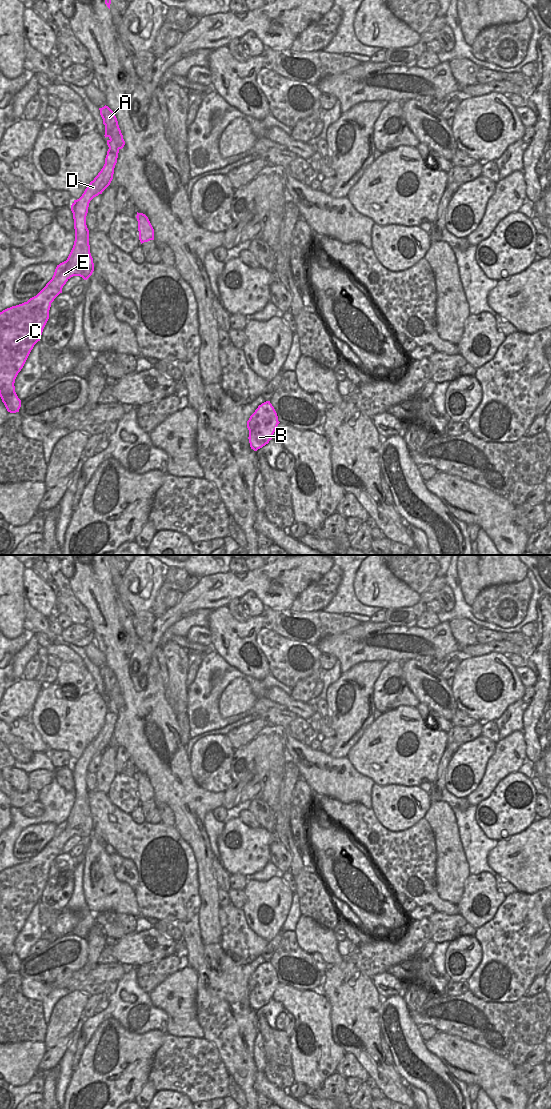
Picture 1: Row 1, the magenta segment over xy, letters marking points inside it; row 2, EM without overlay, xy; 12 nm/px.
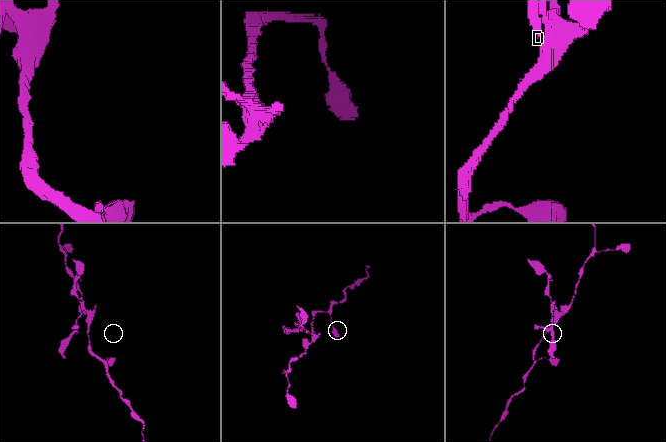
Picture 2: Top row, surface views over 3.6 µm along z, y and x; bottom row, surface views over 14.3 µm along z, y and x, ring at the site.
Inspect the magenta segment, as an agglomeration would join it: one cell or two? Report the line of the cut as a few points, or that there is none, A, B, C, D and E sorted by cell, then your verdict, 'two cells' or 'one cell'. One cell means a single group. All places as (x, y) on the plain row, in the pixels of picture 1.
cut xy (110, 699), (118, 709); groups A B / C D E; two cells

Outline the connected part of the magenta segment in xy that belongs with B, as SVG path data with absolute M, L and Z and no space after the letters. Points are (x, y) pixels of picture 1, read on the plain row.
M270 961L259 965L247 981L251 1009L257 1011L268 1004L279 983L277 973Z

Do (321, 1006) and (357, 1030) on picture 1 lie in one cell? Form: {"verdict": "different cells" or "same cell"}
{"verdict": "different cells"}

